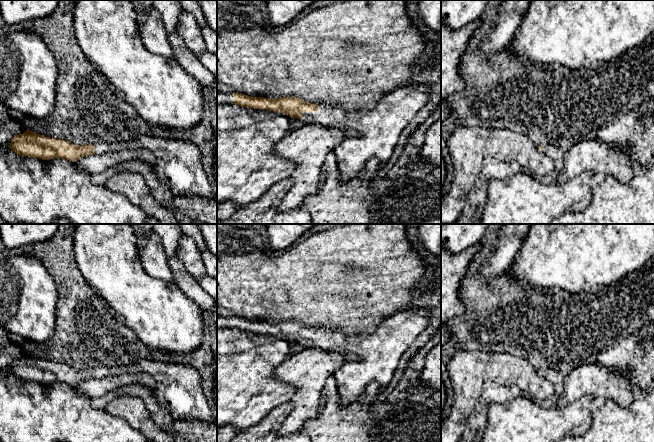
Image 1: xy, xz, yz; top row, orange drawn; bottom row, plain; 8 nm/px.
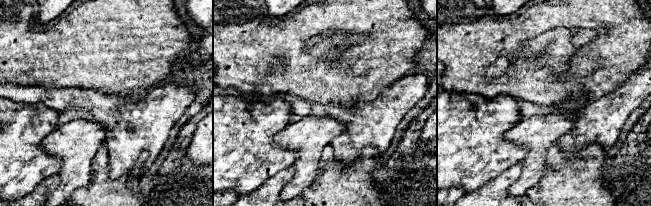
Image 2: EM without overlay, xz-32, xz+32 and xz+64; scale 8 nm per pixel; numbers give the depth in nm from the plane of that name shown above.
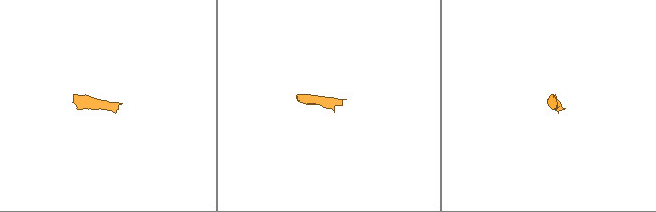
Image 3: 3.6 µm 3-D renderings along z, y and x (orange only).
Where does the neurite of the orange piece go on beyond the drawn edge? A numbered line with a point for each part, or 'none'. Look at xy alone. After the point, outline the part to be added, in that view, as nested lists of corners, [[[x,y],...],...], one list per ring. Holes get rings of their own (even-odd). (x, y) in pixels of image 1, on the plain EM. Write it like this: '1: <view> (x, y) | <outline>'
1: xy (178, 388) | [[[143,359],[125,367],[96,367],[94,378],[145,372],[155,382],[152,393],[161,407],[175,420],[200,420],[216,422],[203,390],[200,374],[185,364],[172,364]]]

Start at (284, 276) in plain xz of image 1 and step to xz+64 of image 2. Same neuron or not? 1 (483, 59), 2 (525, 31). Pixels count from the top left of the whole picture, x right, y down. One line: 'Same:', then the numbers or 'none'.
Same: 1, 2

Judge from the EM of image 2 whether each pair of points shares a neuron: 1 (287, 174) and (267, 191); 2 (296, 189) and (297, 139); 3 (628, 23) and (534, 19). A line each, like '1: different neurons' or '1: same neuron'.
1: same neuron
2: same neuron
3: same neuron

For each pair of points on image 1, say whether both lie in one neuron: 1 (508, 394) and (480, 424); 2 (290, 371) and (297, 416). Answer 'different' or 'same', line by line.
1: same
2: same

